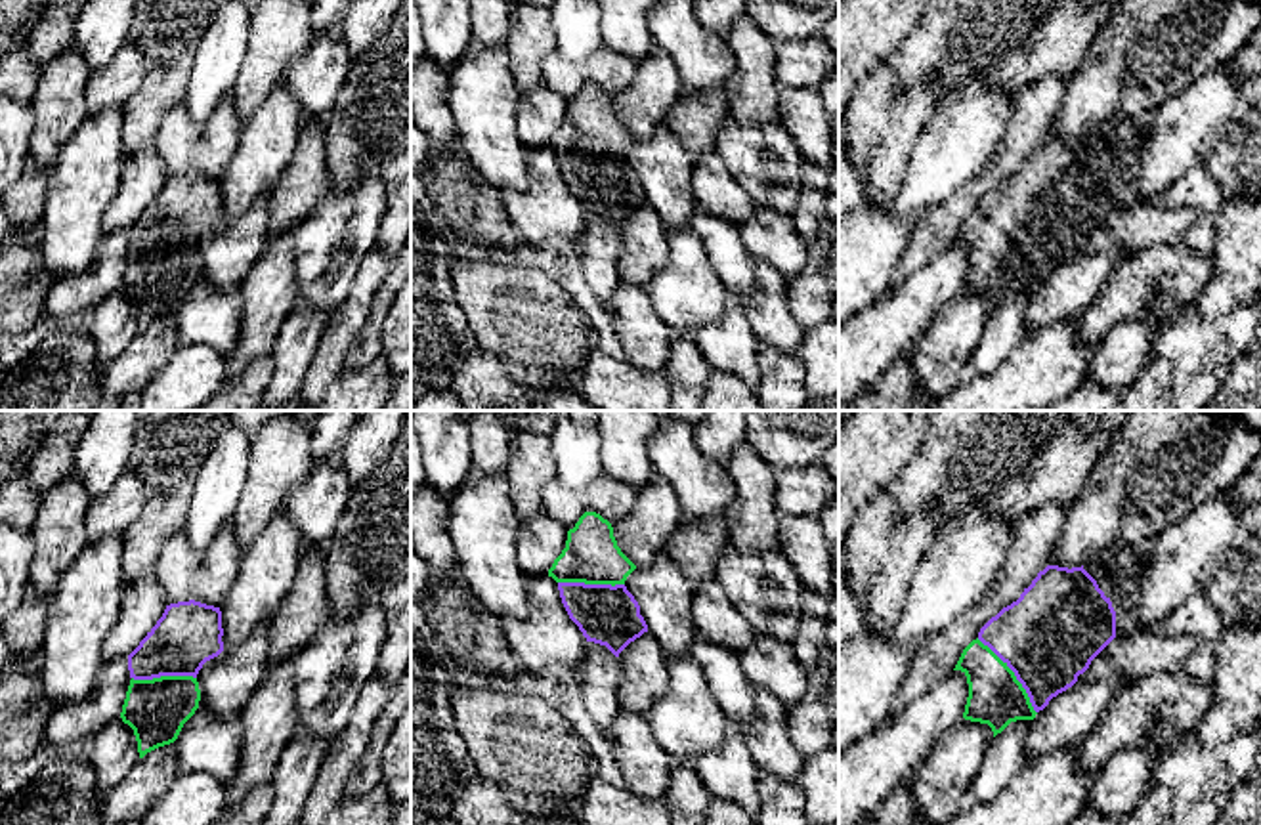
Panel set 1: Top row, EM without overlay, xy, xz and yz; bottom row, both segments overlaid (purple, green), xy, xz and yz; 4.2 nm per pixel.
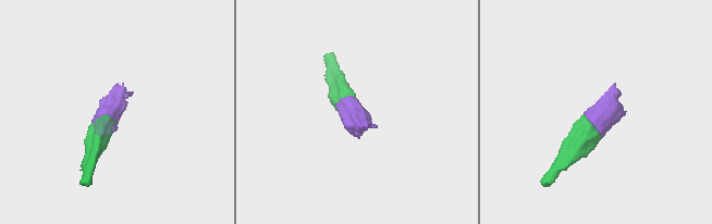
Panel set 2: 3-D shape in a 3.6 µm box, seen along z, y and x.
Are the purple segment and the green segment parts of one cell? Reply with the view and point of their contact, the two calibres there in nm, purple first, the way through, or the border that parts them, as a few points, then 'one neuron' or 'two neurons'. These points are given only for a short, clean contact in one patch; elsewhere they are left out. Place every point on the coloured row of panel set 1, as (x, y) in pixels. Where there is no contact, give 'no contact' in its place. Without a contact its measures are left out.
contact yz (1015, 675); calibres 400 and 240 nm; one neuron

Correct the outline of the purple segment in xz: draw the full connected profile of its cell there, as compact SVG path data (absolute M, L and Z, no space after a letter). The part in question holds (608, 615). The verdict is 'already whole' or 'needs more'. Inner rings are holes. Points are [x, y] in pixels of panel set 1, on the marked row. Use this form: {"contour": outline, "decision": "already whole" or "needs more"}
{"contour": "M585 512L567 531L566 548L548 569L587 642L606 645L615 657L648 632L640 605L625 586L634 569L617 546L611 523L596 512Z", "decision": "needs more"}

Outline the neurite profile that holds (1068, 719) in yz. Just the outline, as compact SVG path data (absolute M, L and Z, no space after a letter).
M1120 680L1076 682L1039 710L1026 737L1028 764L1039 756L1078 749L1122 689Z

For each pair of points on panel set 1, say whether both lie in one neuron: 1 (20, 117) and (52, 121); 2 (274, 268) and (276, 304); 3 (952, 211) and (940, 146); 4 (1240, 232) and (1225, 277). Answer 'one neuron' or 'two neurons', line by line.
1: two neurons
2: one neuron
3: two neurons
4: one neuron

